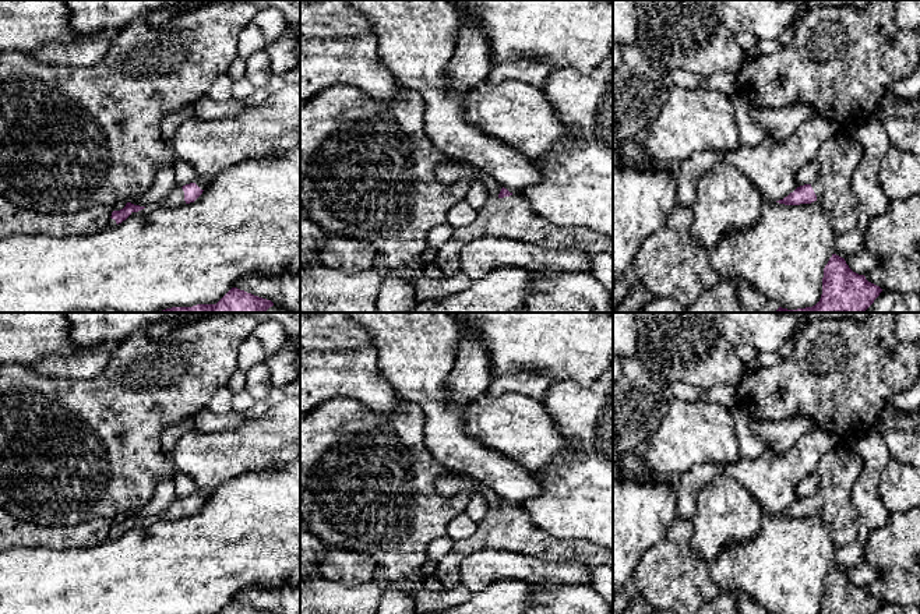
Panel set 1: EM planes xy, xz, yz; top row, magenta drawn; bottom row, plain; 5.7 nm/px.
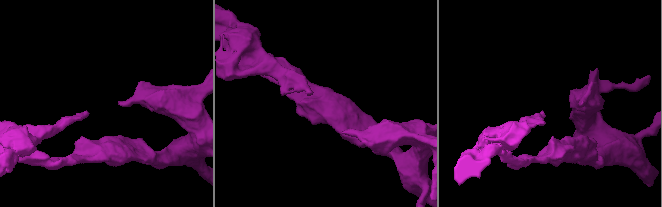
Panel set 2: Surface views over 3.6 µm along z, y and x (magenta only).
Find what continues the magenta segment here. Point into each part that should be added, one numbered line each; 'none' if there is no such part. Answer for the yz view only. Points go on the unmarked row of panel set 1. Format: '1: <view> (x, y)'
1: yz (839, 468)

